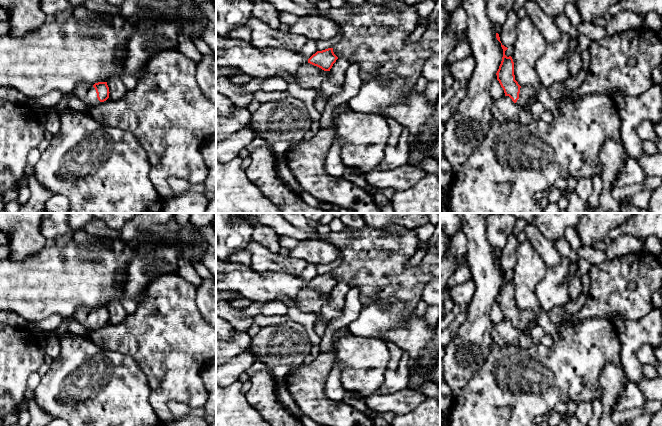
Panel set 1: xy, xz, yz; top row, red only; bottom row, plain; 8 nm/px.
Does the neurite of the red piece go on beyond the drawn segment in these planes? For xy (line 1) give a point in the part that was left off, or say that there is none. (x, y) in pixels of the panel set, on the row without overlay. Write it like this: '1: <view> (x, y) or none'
1: xy (85, 315)

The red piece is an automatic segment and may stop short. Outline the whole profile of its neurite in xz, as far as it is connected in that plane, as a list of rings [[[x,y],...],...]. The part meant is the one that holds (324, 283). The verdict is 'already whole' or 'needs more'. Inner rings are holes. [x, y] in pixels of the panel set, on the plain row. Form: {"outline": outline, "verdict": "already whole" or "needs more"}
{"outline": [[[333,272],[317,275],[306,287],[302,288],[294,300],[302,312],[316,313],[319,315],[324,304],[324,296],[330,295],[338,281]]], "verdict": "needs more"}

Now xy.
{"outline": [[[82,306],[75,311],[73,317],[90,332],[106,325],[109,322],[110,316],[107,306],[98,306],[95,308]]], "verdict": "needs more"}

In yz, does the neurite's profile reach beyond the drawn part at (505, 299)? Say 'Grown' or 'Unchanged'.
Grown

